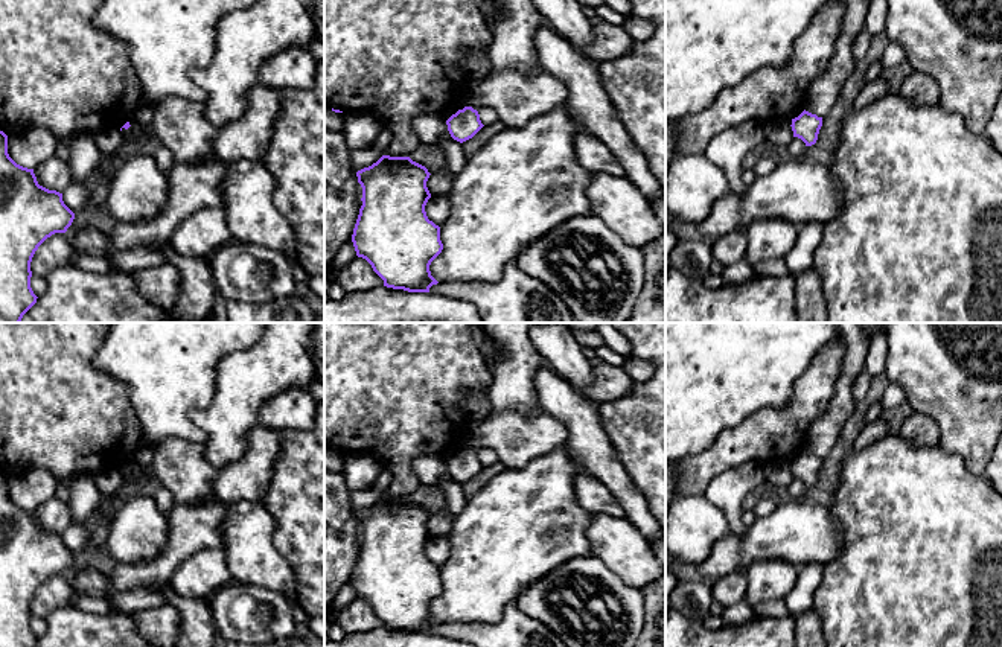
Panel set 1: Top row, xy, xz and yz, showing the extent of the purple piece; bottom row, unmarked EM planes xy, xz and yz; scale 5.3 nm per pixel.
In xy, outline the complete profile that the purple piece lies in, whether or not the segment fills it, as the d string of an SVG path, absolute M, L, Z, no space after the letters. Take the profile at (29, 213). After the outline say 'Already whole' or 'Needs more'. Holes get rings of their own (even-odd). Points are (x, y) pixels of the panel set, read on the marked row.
M0 131L0 323L20 323L37 303L30 288L30 262L38 247L55 233L65 233L75 213L64 204L62 193L38 184L34 169L17 164L8 154L8 135Z. Already whole

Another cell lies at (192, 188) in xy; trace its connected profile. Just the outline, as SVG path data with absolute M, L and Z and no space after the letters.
M212 155L198 164L177 163L168 174L169 195L161 212L149 221L116 222L111 254L137 247L164 247L178 224L192 213L207 207L222 207L222 180L228 163Z

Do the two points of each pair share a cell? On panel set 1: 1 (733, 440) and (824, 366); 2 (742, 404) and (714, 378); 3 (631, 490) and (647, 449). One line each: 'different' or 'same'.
1: same
2: same
3: different

